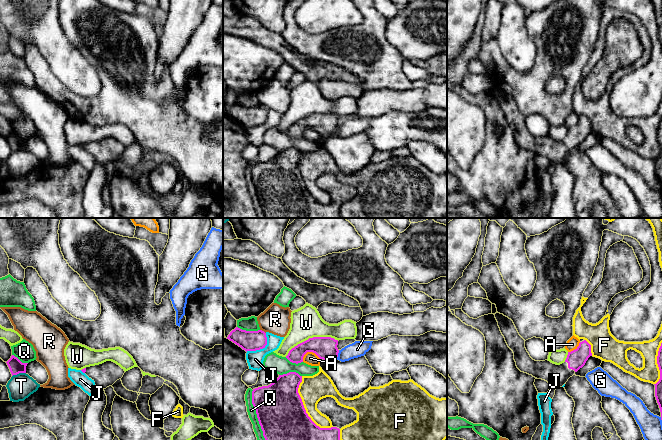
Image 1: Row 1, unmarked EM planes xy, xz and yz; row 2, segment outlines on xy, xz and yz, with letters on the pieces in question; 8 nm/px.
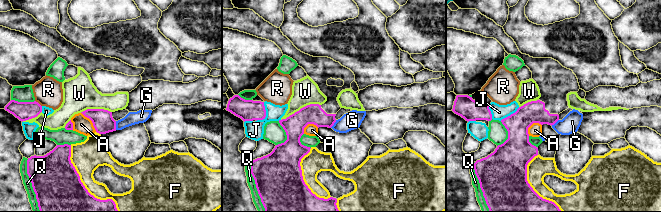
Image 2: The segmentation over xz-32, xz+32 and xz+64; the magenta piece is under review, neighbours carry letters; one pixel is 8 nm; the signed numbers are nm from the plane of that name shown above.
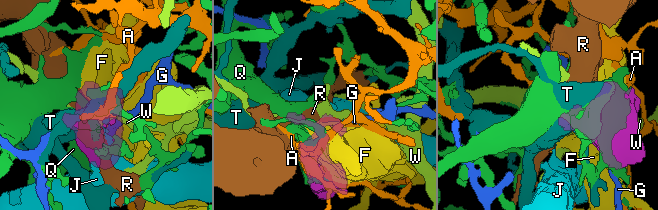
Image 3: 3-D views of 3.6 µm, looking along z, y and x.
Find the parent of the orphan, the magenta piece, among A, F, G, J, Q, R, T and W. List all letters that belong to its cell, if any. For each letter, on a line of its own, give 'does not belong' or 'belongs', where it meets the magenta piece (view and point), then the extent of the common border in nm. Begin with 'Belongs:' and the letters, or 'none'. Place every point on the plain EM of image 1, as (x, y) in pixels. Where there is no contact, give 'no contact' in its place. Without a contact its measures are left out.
Belongs: none
A: does not belong; meets magenta in xz at (311, 127); contact 150 nm long
F: does not belong; meets magenta in xz at (304, 184); contact 480 nm long
G: does not belong; meets magenta in xz at (337, 131); contact 80 nm long
J: does not belong; meets magenta in xz at (261, 124); contact 220 nm long
Q: does not belong; meets magenta in xz at (257, 192); contact 440 nm long
R: does not belong; meets magenta in xz at (263, 107); contact 60 nm long
T: does not belong; meets magenta in xy at (18, 149); contact 120 nm long
W: does not belong; meets magenta in xz at (309, 114); contact 420 nm long

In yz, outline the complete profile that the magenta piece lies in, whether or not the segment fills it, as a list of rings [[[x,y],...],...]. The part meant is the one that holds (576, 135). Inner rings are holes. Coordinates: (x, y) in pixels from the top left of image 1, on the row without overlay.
[[[496,89],[495,94],[508,123],[514,129],[517,144],[537,155],[547,157],[555,165],[562,163],[570,153],[582,144],[588,134],[592,132],[591,121],[586,117],[568,128],[564,139],[556,141],[548,136],[533,136],[525,124],[525,116],[519,111],[513,97],[503,90]]]

